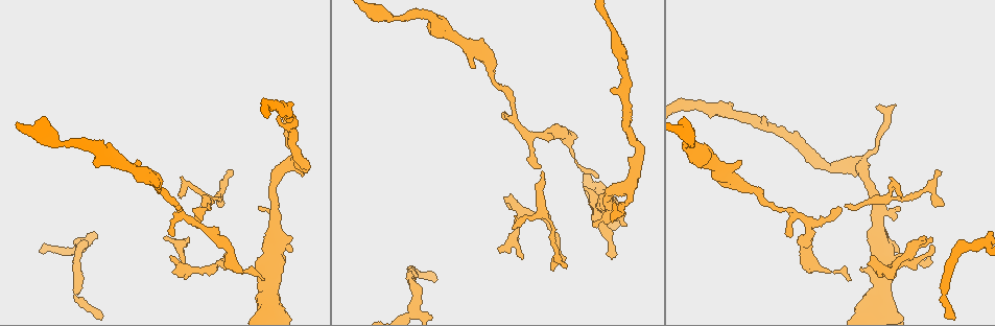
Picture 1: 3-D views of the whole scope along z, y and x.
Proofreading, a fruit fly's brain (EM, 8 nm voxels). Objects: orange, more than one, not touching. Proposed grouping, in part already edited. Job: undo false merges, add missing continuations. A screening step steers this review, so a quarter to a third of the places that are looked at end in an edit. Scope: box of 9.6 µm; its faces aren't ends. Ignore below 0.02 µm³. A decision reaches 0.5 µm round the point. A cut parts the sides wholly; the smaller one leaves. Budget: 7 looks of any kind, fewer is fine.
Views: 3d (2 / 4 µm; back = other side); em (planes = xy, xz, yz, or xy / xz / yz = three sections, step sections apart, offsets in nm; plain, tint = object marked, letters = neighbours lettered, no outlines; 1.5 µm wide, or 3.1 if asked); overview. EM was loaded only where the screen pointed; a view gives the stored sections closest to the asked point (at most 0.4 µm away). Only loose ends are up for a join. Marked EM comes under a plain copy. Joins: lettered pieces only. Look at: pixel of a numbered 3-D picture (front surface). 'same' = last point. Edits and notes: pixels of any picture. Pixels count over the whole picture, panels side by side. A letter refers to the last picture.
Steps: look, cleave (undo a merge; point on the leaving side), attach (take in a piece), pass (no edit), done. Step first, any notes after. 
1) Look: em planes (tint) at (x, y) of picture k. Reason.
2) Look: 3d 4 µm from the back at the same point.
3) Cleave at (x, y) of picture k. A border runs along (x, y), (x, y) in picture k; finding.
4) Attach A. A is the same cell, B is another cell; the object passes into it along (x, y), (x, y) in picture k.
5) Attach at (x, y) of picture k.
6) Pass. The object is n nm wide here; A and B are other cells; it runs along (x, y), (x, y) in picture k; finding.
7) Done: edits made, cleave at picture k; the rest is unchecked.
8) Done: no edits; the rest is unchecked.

Look: em planes (letters) at (500, 251) of picture 1. Tapers out.

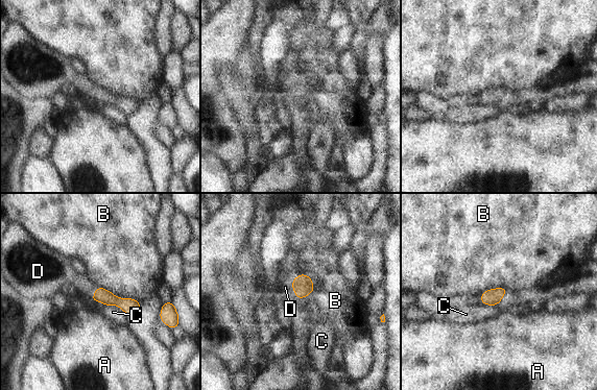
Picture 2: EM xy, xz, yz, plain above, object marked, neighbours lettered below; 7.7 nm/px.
Attach D. The object is 110 nm wide here; D is the same cell, A, B and C are other cells; the object passes into it along (303, 285), (292, 288), (285, 287) in picture 2; it goes on there.

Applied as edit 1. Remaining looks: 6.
Look: overview. See it whole again.

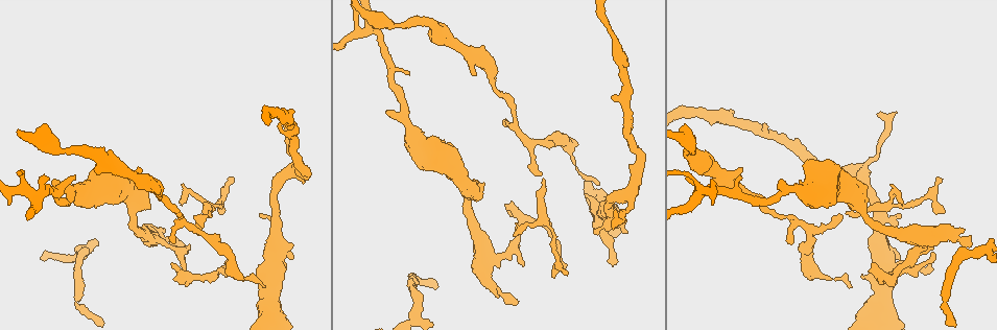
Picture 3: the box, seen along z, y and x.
Look: 3d 4 µm at (935, 256) of picture 3. Free end.

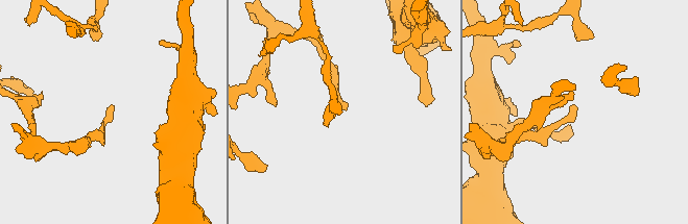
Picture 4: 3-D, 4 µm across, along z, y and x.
Look: em xz step 4 (tint) at (113, 108) of picture 4.

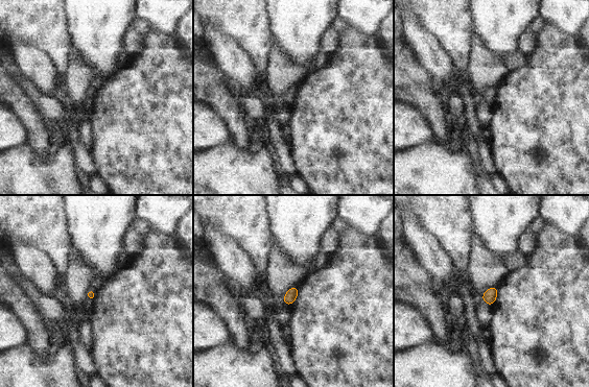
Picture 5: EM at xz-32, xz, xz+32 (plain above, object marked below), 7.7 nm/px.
Look: em planes (letters) at the same point. Another direction.

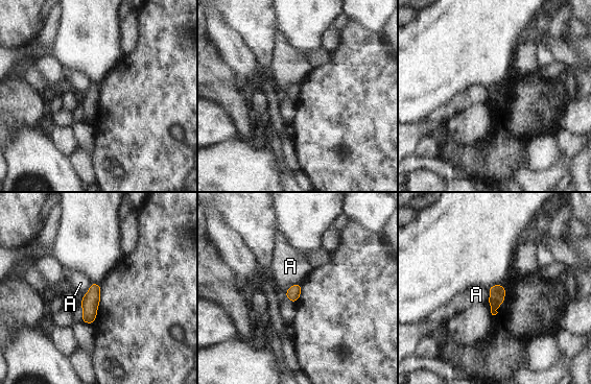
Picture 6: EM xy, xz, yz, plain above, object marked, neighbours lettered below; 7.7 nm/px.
Pass. The object is 110 nm wide here; A is another cell; a border runs along (302, 284), (292, 284), (284, 295) in picture 6; none of them fits.

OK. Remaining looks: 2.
Done: edits made, attach at picture 2; the rest is unchecked.

